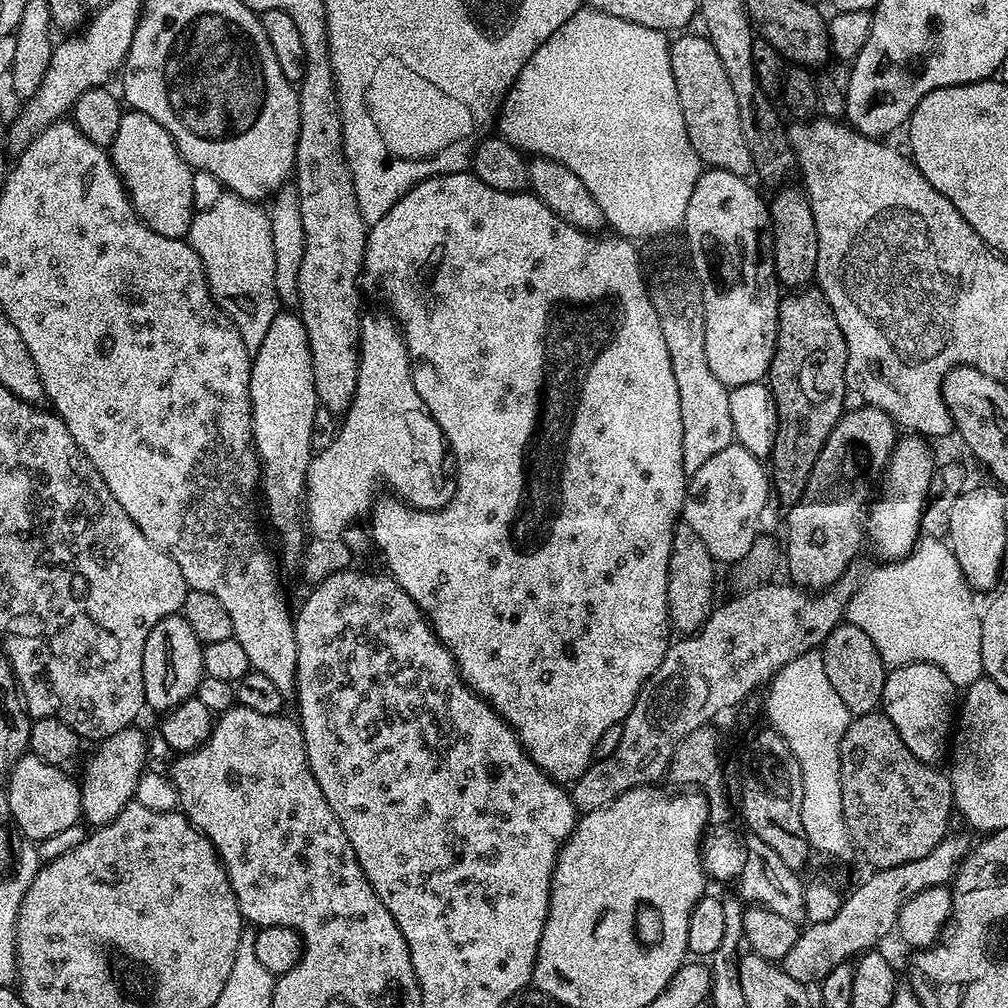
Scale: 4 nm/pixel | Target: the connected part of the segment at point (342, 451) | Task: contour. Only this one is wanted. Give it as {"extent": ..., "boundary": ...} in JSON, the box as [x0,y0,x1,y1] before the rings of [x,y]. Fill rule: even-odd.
{"extent":[304,312,456,536],"boundary":[[[372,312],[369,316],[368,313],[361,315],[359,349],[360,369],[354,398],[339,421],[334,442],[330,442],[326,450],[315,453],[308,461],[304,483],[304,514],[307,531],[312,536],[335,536],[351,529],[364,508],[364,500],[371,501],[377,495],[376,484],[388,483],[389,493],[395,494],[412,508],[425,508],[431,512],[446,507],[456,492],[450,475],[444,435],[425,411],[422,398],[412,381],[412,359],[408,357],[401,325],[388,314],[379,316]]]}

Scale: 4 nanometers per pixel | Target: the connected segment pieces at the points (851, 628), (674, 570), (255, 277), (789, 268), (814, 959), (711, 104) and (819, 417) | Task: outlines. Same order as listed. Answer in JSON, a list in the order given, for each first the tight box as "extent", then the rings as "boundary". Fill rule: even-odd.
[{"extent":[819,622,886,717],"boundary":[[[841,622],[824,639],[819,651],[822,654],[822,666],[826,670],[826,678],[830,678],[830,686],[834,686],[838,698],[846,702],[853,717],[865,716],[868,712],[877,711],[881,707],[886,669],[878,650],[858,626]]]},{"extent":[668,522,717,634],"boundary":[[[683,522],[677,523],[670,542],[670,562],[668,563],[668,618],[673,629],[680,634],[695,634],[708,620],[714,601],[712,591],[716,588],[717,561],[712,559],[710,550],[695,530]]]},{"extent":[186,194,278,350],"boundary":[[[226,194],[218,198],[214,206],[199,209],[193,215],[186,239],[198,258],[202,258],[208,289],[214,302],[232,319],[234,326],[242,334],[244,345],[250,350],[262,346],[262,338],[266,338],[266,330],[270,330],[270,322],[274,322],[278,311],[274,286],[274,238],[270,238],[270,218],[267,211],[255,200]]]},{"extent":[770,186,818,290],"boundary":[[[784,186],[773,200],[770,200],[772,214],[772,253],[774,254],[774,266],[776,278],[781,285],[788,290],[800,290],[813,283],[816,275],[816,263],[818,262],[818,230],[814,226],[814,214],[807,195],[799,187],[788,188]]]},{"extent":[782,834,970,985],"boundary":[[[949,834],[942,842],[938,842],[938,846],[934,846],[934,850],[930,850],[930,854],[926,854],[926,858],[918,858],[918,862],[902,862],[902,866],[873,871],[869,880],[862,881],[849,896],[847,893],[841,899],[840,909],[834,918],[817,919],[801,931],[790,954],[786,954],[782,961],[783,970],[804,985],[819,985],[839,964],[845,964],[851,958],[875,949],[879,945],[876,943],[888,931],[891,933],[895,929],[899,911],[907,900],[913,899],[928,887],[947,885],[969,851],[970,840]]]},{"extent":[668,34,753,178],"boundary":[[[680,34],[677,40],[671,41],[668,53],[670,54],[670,70],[674,74],[674,86],[678,86],[678,102],[682,106],[682,118],[686,122],[686,134],[690,138],[690,146],[694,146],[694,150],[698,154],[701,165],[708,168],[717,168],[718,170],[726,170],[730,174],[738,174],[745,178],[753,175],[752,159],[750,158],[750,150],[746,146],[746,138],[742,138],[742,121],[738,118],[738,101],[734,98],[734,90],[730,87],[730,78],[726,78],[726,66],[722,66],[722,58],[718,58],[718,50],[714,50],[714,46],[708,41],[707,35],[700,36],[684,36],[688,34]]]},{"extent":[768,287,848,508],"boundary":[[[817,287],[785,295],[779,306],[779,330],[776,335],[774,358],[769,368],[768,385],[778,410],[779,430],[775,436],[774,450],[770,457],[770,480],[772,490],[783,507],[789,508],[802,496],[809,480],[810,470],[817,454],[829,437],[830,430],[844,413],[844,400],[848,395],[845,366],[848,361],[845,339],[834,318],[832,307]]]}]

